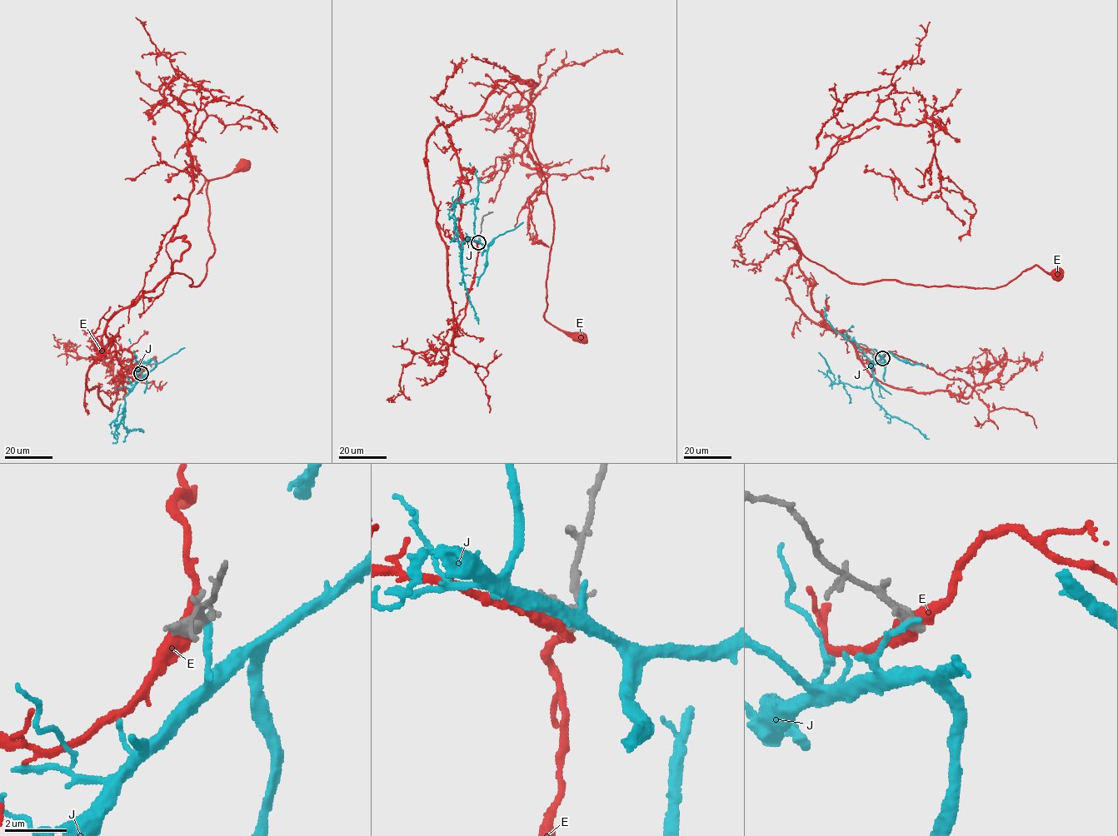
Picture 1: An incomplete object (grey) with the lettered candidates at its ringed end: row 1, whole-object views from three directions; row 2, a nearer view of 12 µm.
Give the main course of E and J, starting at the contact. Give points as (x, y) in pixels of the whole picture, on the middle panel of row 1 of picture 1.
E: (478, 241), (460, 236), (446, 125), (501, 80), (534, 108), (554, 221), (544, 318), (580, 338)
J: (479, 241), (471, 239), (464, 241), (460, 257), (465, 287), (479, 324)

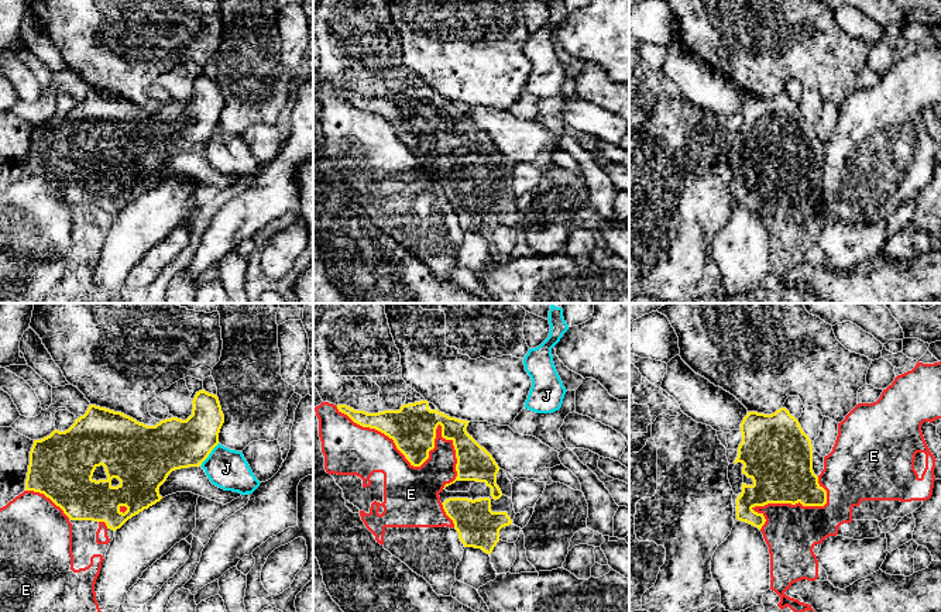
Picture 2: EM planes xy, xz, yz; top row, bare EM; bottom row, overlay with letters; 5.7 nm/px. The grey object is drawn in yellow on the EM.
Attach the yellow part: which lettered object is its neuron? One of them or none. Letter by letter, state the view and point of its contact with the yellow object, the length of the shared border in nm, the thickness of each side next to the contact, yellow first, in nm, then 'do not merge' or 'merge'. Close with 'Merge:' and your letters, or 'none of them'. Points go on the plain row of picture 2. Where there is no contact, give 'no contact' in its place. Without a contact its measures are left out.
E: contact xz (425, 144); length 800 nm; calibres 260 and 320 nm; do not merge
J: contact xy (209, 137); length 170 nm; calibres 300 and 220 nm; do not merge
Merge: none of them

